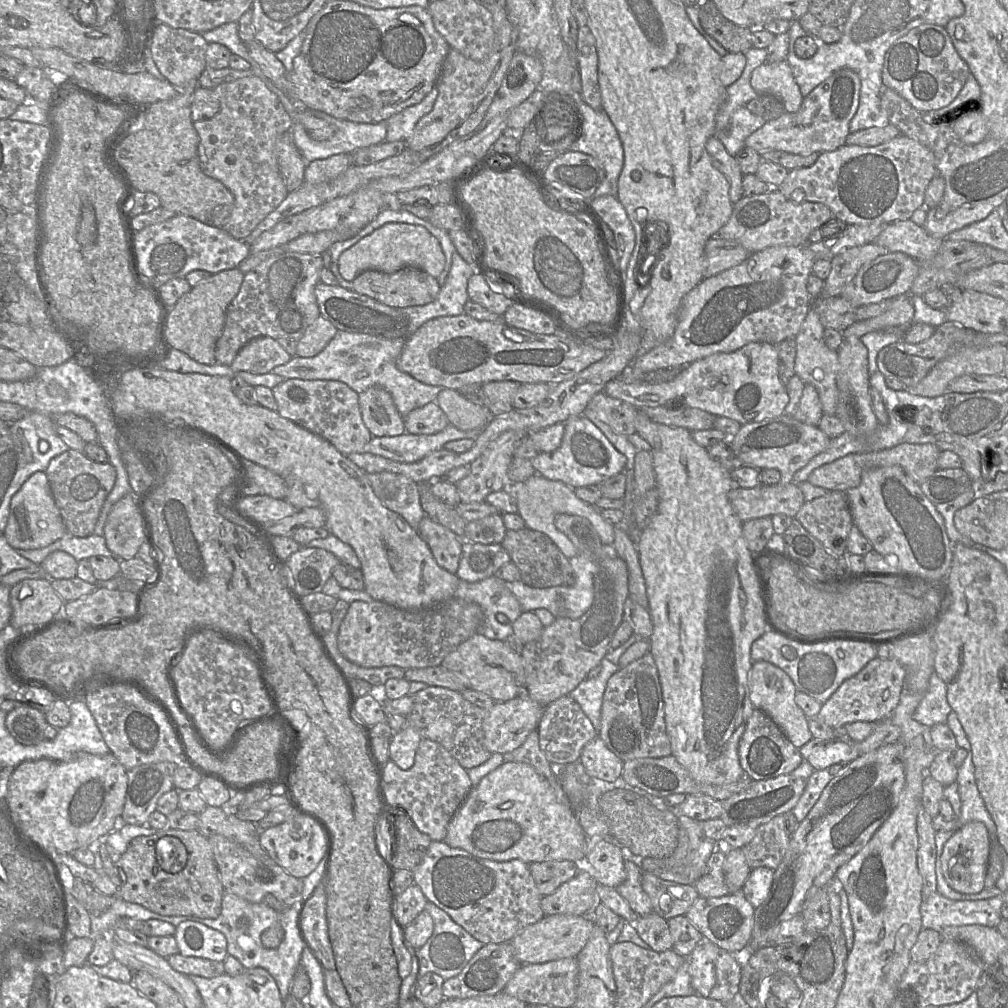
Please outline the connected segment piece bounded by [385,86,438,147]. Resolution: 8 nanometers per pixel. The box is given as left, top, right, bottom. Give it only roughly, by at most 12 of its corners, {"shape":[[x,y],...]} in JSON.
{"shape":[[434,86],[420,103],[386,121],[386,142],[407,141],[417,122],[433,109]]}

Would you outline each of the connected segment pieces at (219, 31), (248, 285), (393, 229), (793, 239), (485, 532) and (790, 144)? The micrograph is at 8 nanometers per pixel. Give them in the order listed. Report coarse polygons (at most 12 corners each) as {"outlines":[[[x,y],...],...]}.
{"outlines":[[[237,22],[222,24],[201,35],[222,44],[248,61],[254,75],[278,96],[278,88],[264,76],[240,39]],[[321,255],[244,274],[215,347],[230,366],[257,337],[291,356],[320,316]],[[384,224],[342,252],[349,282],[408,267],[437,278],[445,255],[424,227]],[[776,188],[742,197],[717,235],[750,254],[802,246],[834,218]],[[502,514],[468,522],[463,539],[501,544],[506,531]],[[845,68],[746,138],[758,153],[840,148],[861,80]]]}

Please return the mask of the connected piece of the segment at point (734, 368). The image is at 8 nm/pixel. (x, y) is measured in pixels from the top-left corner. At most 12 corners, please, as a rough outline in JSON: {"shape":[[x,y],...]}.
{"shape":[[751,342],[666,382],[615,378],[636,408],[687,405],[741,425],[789,403],[777,347]]}

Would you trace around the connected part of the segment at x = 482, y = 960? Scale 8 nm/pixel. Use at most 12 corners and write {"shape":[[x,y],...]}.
{"shape":[[510,943],[484,944],[443,996],[500,993],[520,966]]}

